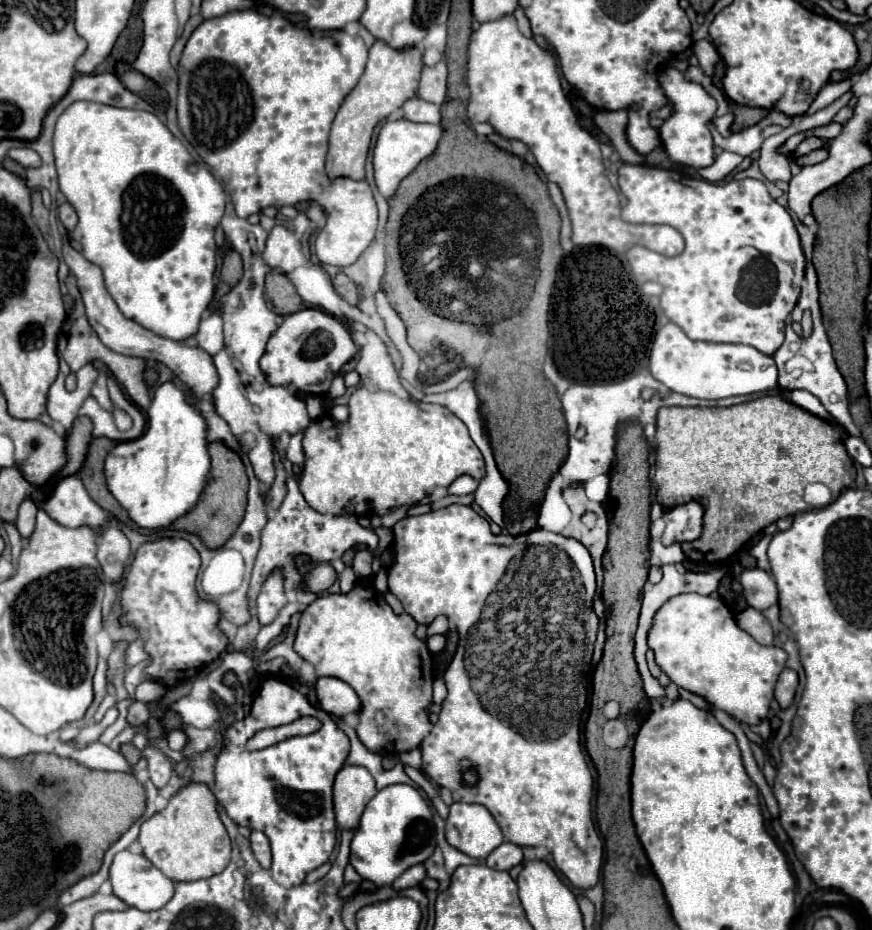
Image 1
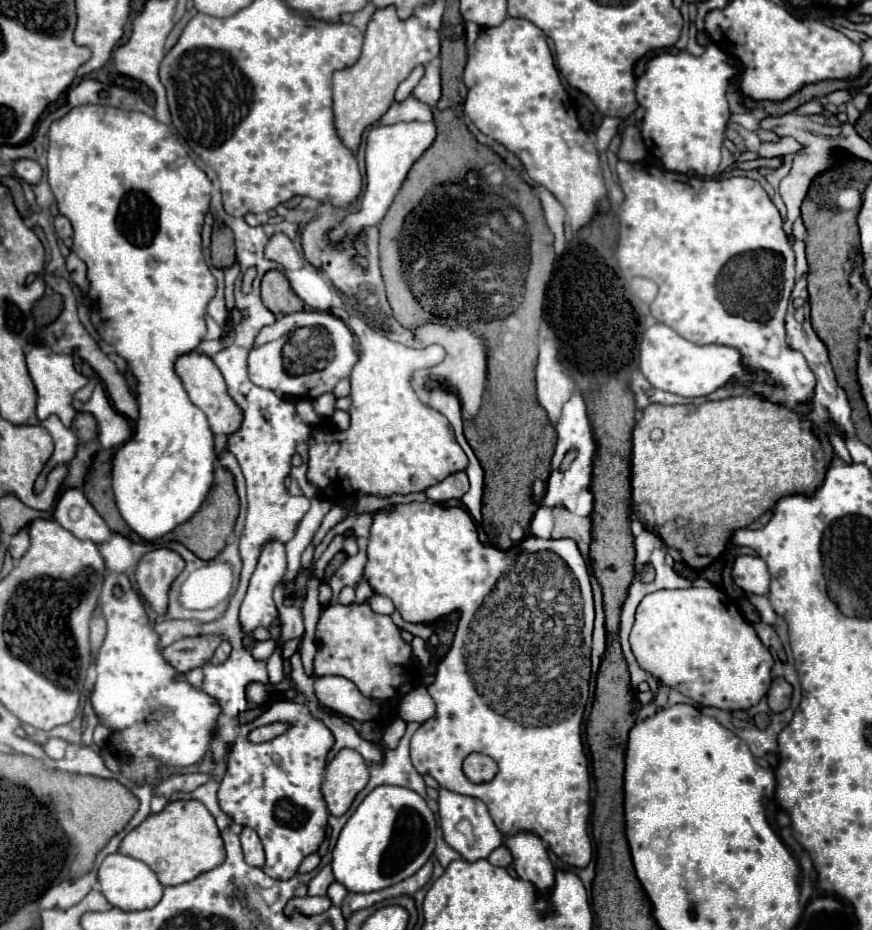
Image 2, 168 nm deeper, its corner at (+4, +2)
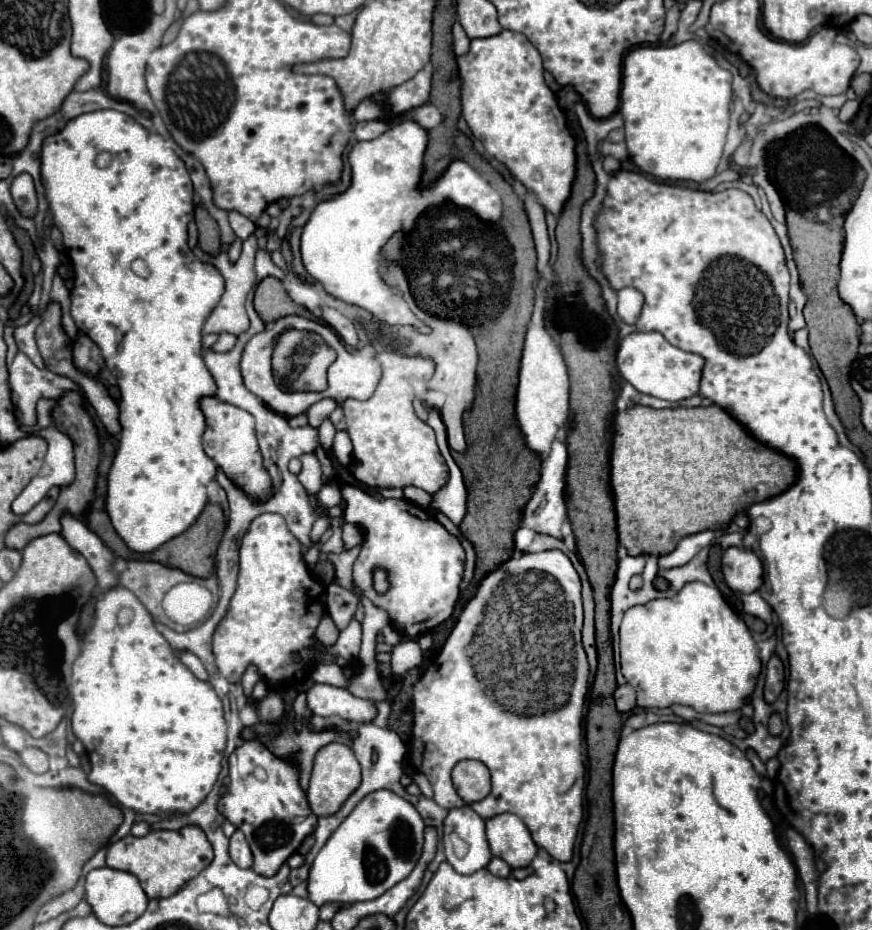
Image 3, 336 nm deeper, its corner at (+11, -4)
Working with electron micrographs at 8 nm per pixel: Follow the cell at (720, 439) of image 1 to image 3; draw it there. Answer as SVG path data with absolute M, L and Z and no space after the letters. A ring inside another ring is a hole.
M635 405L629 407L625 411L617 411L615 419L613 419L613 445L611 445L611 489L613 489L613 501L615 501L615 513L617 513L617 535L619 535L619 545L627 549L629 555L655 555L655 557L663 557L669 555L679 539L693 535L693 533L701 533L705 529L723 529L731 523L731 519L735 517L737 511L747 509L753 503L765 501L769 497L775 497L779 493L783 493L797 477L797 467L795 461L765 447L763 443L755 441L753 437L747 435L747 431L721 407L717 405L709 405L709 407L675 407L675 409L651 409L651 407L643 407L643 405Z

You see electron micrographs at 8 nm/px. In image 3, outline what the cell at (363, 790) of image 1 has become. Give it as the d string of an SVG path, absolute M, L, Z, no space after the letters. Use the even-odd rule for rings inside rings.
M329 743L329 745L321 747L315 755L311 783L309 783L309 791L307 791L307 801L309 801L311 811L319 817L331 815L359 787L359 783L361 783L361 769L357 767L357 759L355 759L351 747L347 747L343 743Z

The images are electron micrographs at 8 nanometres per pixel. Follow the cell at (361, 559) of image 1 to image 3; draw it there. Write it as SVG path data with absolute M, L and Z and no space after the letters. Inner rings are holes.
M345 523L343 525L343 541L345 541L345 549L351 549L355 545L361 545L363 531L357 525L353 525L353 523Z

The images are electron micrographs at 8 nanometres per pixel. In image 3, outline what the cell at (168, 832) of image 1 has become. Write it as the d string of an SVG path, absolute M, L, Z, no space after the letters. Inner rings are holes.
M199 827L179 831L151 831L145 837L123 837L107 847L107 867L135 875L149 899L163 899L179 891L189 879L197 877L213 861L213 847Z

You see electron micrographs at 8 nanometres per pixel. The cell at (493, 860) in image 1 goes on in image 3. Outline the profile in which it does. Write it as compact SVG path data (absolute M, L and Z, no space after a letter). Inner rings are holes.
M493 857L491 863L487 865L487 869L489 869L493 875L497 875L497 877L509 877L511 871L513 871L513 869L511 869L503 859L499 859L499 857Z

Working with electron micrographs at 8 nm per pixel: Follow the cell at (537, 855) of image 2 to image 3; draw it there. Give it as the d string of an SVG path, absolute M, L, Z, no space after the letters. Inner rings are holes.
M501 813L487 819L485 831L493 855L507 861L513 869L529 865L537 853L537 845L531 839L529 829L513 813Z

